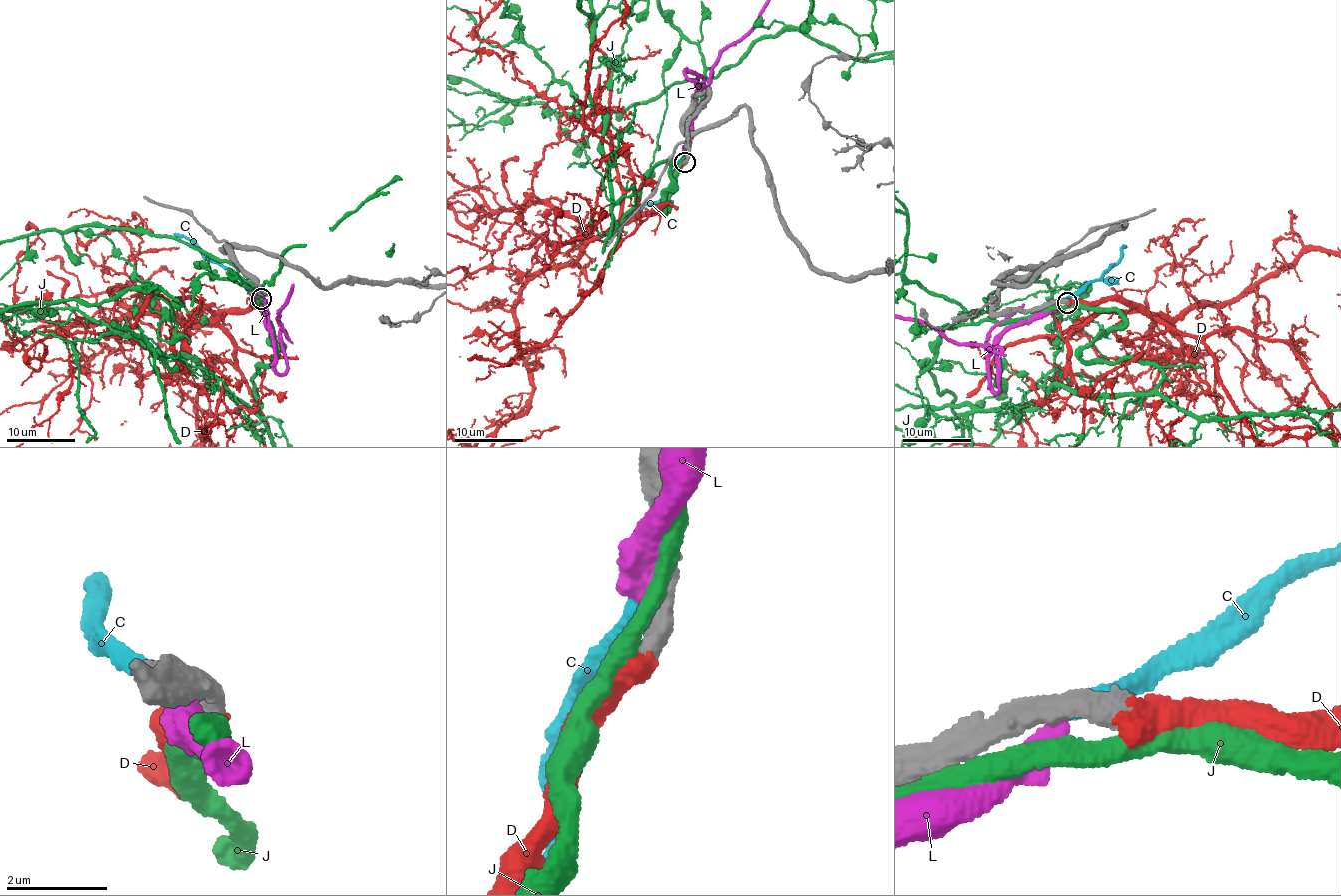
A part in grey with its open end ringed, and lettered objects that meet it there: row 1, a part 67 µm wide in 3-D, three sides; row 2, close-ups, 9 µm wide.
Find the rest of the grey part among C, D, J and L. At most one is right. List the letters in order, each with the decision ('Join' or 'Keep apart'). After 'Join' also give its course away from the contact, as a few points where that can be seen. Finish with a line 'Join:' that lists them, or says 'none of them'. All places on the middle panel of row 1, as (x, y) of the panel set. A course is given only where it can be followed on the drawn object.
C: Keep apart
D: Join
J: Keep apart
L: Keep apart
Join: D

